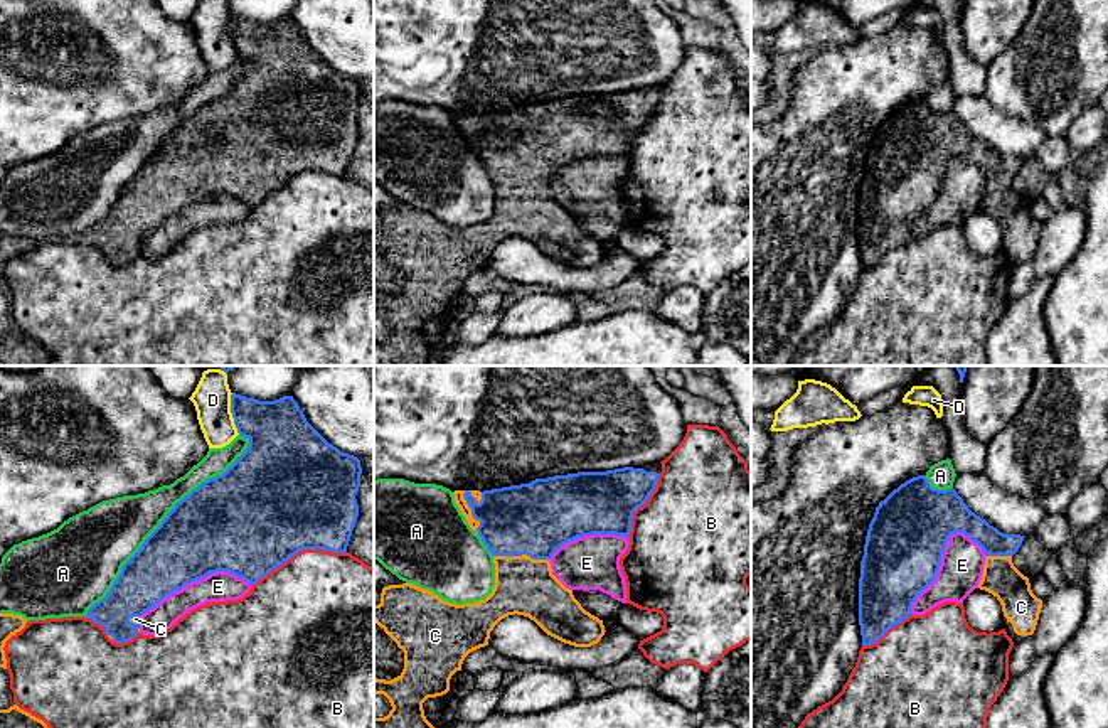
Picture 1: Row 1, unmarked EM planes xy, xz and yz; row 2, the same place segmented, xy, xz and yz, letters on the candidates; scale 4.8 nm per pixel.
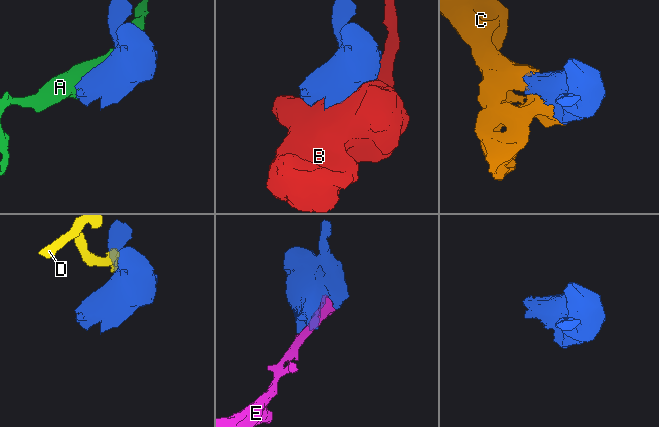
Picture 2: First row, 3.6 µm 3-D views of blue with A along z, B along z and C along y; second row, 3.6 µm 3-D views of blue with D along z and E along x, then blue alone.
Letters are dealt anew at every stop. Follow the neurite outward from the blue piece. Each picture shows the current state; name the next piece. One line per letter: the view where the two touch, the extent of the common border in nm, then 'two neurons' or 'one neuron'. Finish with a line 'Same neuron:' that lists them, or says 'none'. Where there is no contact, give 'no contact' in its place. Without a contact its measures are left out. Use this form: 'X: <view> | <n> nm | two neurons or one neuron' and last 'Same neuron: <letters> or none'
A: xy | 1150 nm | two neurons
B: xy | 480 nm | two neurons
C: xz | 260 nm | one neuron
D: xy | 200 nm | two neurons
E: yz | 460 nm | two neurons
Same neuron: C

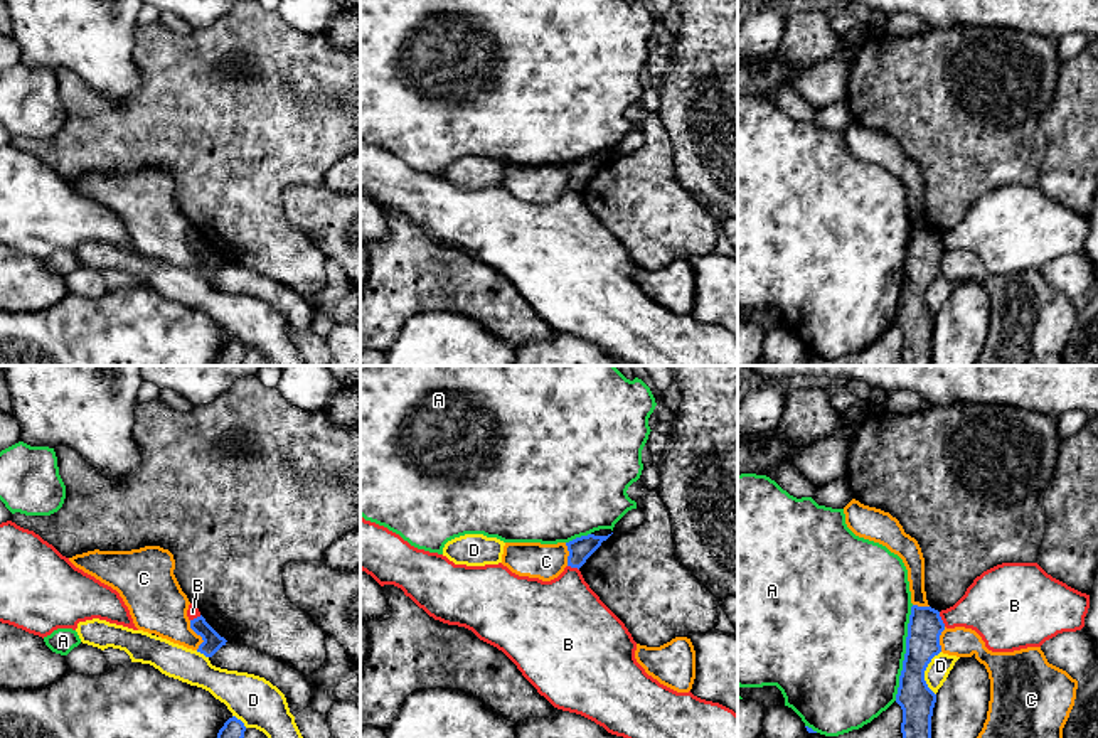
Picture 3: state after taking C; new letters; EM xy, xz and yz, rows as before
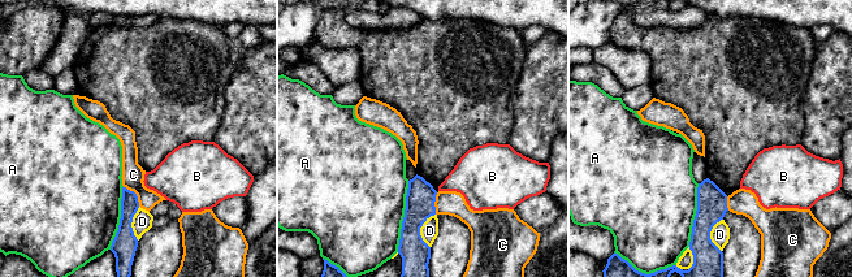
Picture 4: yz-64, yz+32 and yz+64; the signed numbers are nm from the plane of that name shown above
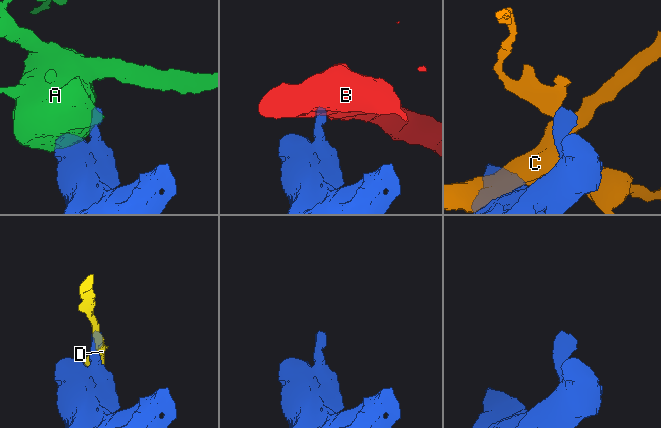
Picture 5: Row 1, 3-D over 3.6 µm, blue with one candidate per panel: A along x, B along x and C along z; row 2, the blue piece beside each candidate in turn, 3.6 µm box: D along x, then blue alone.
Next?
A: yz | 460 nm | two neurons
B: yz | 80 nm | two neurons
C: xy | 150 nm | two neurons
D: yz | 220 nm | two neurons
Same neuron: none

